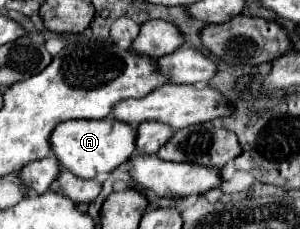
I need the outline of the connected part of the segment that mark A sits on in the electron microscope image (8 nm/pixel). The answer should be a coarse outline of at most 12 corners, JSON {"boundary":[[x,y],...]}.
{"boundary":[[65,121],[51,151],[79,179],[111,173],[135,151],[123,121]]}

